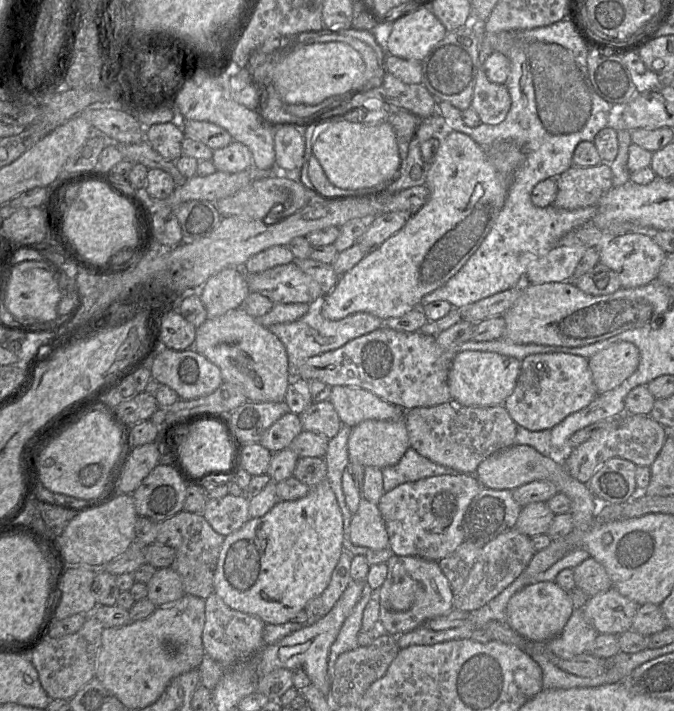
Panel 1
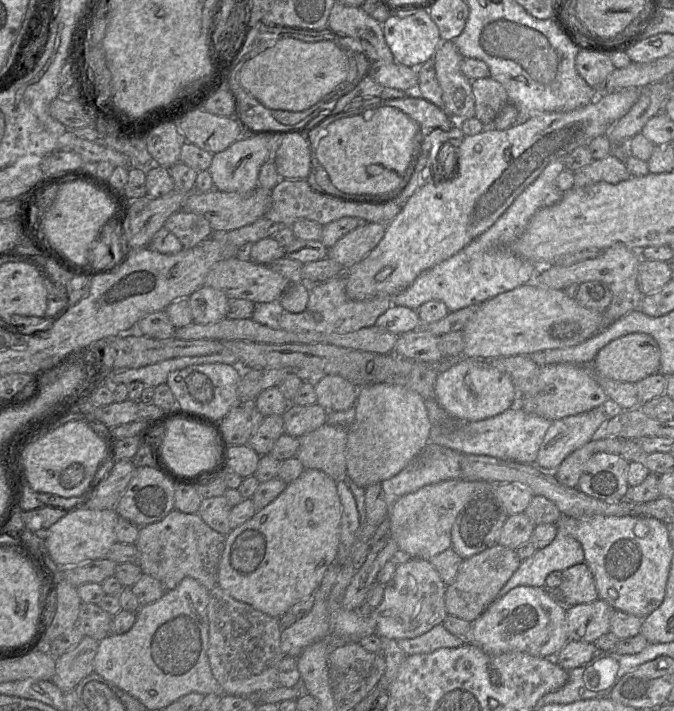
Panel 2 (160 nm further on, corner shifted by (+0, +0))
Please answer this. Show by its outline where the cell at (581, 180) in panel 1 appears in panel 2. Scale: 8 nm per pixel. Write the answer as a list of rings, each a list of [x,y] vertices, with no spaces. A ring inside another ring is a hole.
[[[613,153],[603,159],[594,160],[573,173],[573,188],[586,188],[598,182],[617,184],[631,178],[625,161],[620,160]]]

